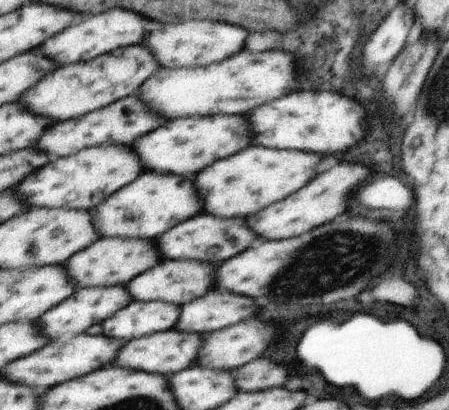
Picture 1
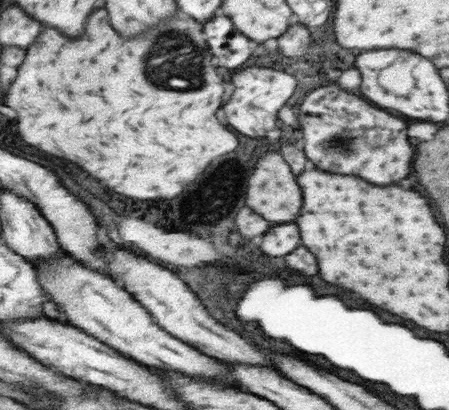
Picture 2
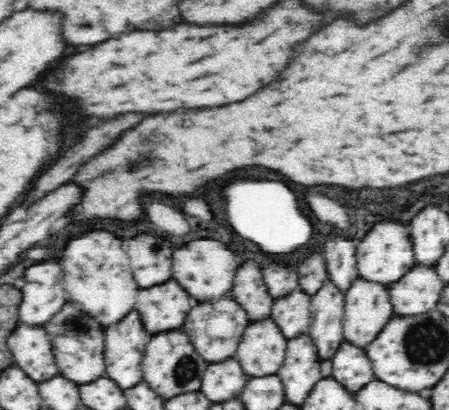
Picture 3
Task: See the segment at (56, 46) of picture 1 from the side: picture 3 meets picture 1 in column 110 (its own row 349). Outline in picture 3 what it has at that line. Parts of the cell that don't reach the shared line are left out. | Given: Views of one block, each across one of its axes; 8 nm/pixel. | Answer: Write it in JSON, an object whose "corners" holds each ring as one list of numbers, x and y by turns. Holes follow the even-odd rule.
{"corners":[[18,322,16,330,8,336,8,346,14,354,14,364,28,372,36,382,44,382,60,372,52,336,44,326]]}

